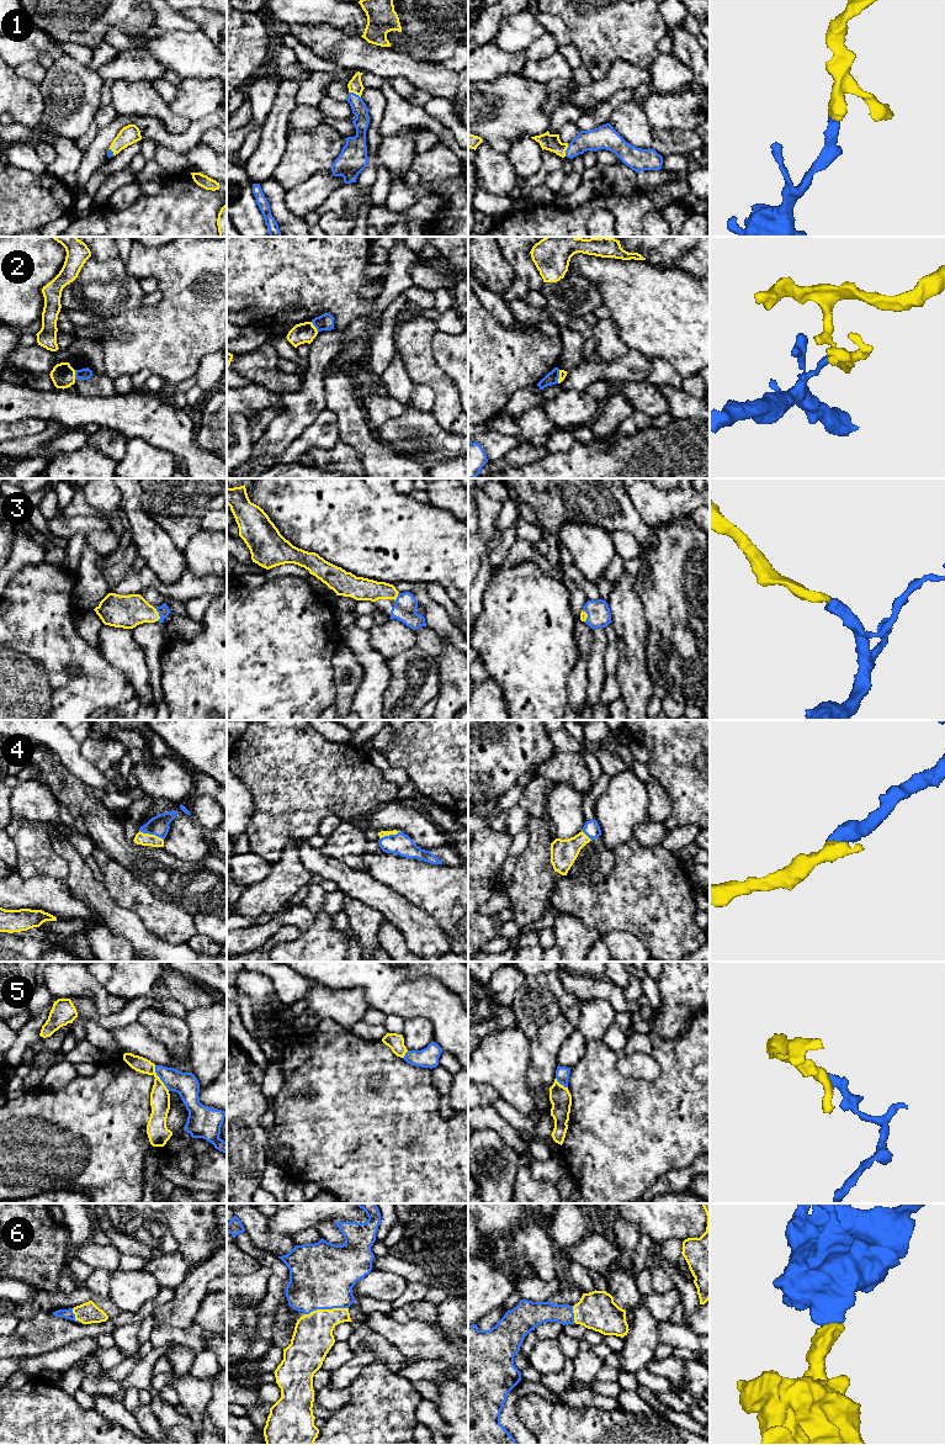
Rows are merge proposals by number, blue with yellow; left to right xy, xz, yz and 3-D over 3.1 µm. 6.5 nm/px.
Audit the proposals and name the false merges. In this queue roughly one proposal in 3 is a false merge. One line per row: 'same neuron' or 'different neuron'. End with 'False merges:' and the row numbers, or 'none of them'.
1: same neuron
2: different neuron
3: same neuron
4: same neuron
5: different neuron
6: same neuron
False merges: 2, 5

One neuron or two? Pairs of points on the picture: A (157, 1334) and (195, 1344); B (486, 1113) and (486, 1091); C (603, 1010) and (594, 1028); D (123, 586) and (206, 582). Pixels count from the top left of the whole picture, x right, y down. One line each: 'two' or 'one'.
A: one
B: two
C: one
D: one

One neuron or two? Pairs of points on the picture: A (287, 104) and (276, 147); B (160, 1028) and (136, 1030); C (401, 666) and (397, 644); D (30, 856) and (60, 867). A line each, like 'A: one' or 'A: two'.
A: one
B: two
C: two
D: one

